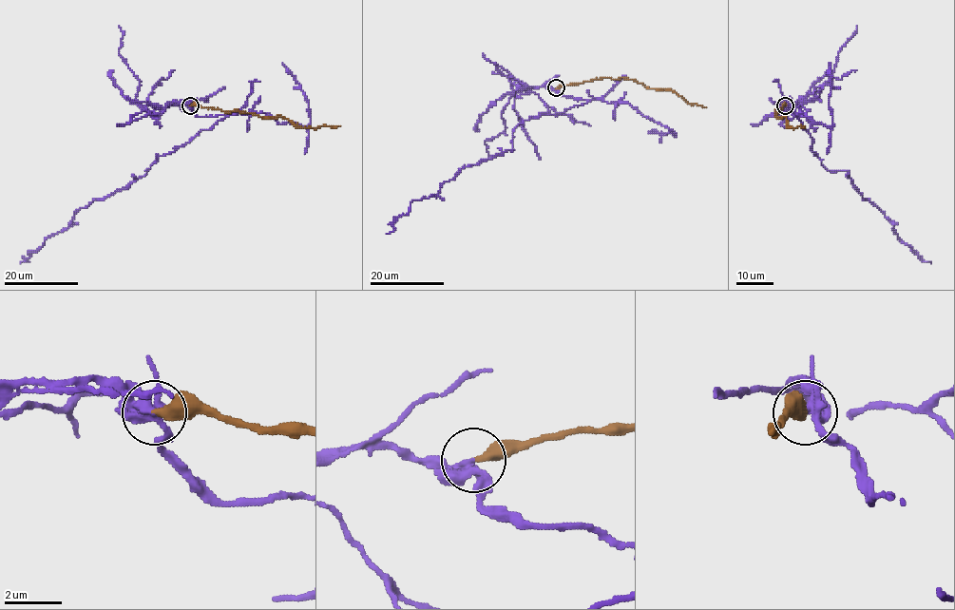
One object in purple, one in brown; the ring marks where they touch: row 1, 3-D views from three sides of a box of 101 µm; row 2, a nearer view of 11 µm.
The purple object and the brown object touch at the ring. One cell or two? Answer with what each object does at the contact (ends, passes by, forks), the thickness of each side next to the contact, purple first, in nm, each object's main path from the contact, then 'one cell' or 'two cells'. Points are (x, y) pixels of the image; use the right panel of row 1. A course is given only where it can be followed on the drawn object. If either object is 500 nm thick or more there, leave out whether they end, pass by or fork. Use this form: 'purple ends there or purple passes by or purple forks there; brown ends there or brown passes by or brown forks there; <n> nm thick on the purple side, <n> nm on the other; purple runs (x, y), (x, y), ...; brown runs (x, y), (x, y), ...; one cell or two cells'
purple forks there; brown ends there; 240 nm thick on the purple side, 400 nm on the other; purple runs (786, 104), (811, 137), (811, 149), (822, 163), (830, 171), (846, 171), (897, 236), (931, 263); brown runs (786, 104), (777, 112), (775, 110), (775, 116), (787, 119), (787, 127), (805, 125); two cells

